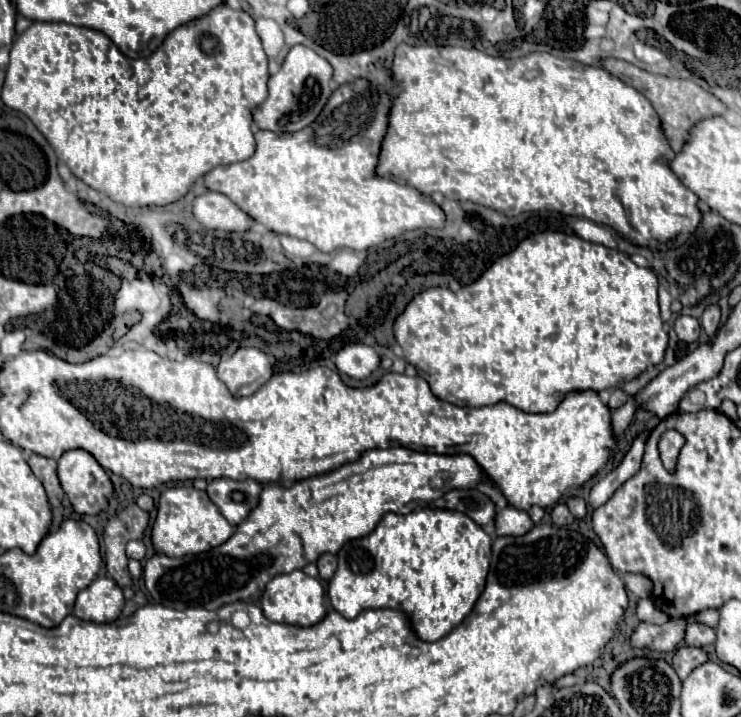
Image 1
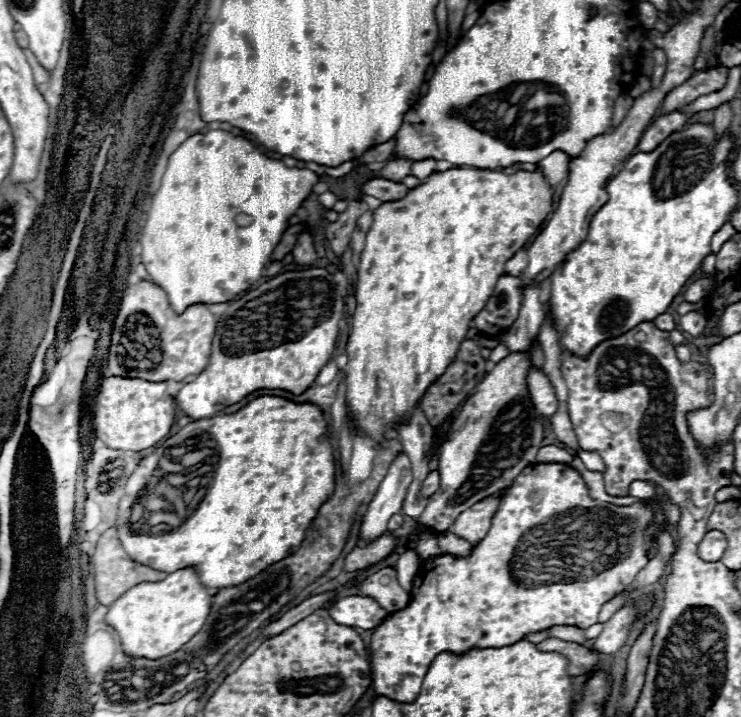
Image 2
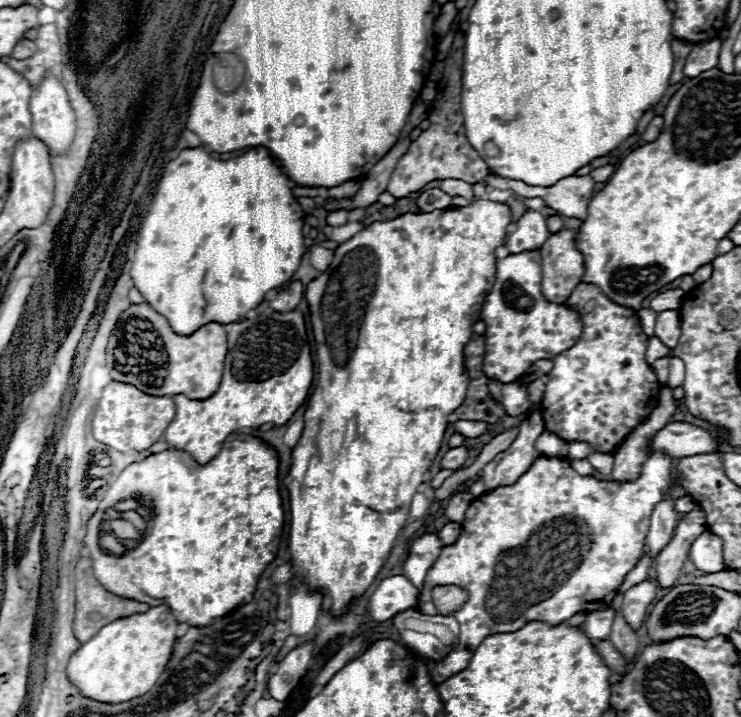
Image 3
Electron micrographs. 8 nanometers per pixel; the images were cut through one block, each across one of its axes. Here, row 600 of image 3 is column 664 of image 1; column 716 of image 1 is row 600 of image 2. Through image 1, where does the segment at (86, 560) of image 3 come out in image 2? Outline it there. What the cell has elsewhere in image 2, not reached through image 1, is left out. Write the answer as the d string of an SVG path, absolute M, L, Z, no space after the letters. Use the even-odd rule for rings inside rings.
M116 526L106 530L100 536L100 540L96 544L96 552L92 556L92 564L94 564L94 580L96 580L96 598L104 606L110 606L118 596L122 596L128 588L132 588L138 582L154 582L154 580L164 580L166 578L166 572L158 572L150 566L138 564L124 552L122 542L118 540Z

